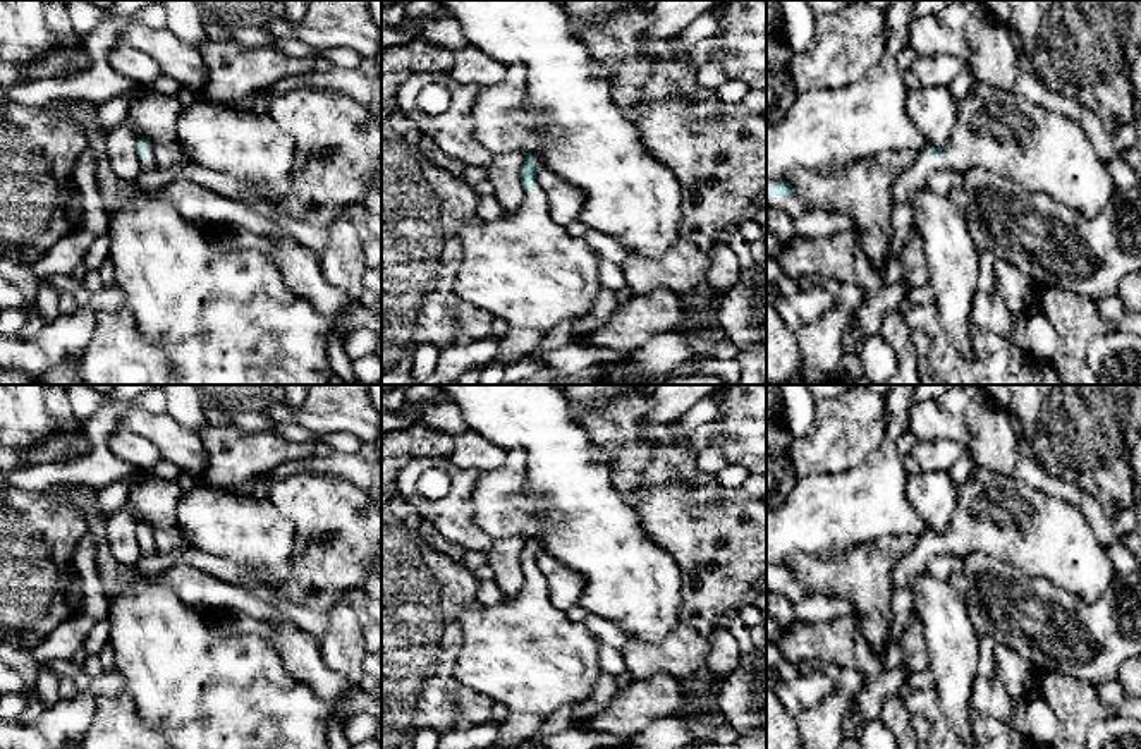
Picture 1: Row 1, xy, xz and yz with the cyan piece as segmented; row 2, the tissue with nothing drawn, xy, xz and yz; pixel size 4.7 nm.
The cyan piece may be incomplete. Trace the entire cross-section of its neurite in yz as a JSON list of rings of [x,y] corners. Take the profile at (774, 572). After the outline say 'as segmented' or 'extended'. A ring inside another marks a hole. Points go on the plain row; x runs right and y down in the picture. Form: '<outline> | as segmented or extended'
[[[766,565],[766,591],[785,594],[792,603],[811,596],[797,581],[796,574],[785,565]]] | extended

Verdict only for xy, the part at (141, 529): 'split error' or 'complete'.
split error

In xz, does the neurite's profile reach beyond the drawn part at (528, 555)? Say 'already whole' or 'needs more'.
needs more

